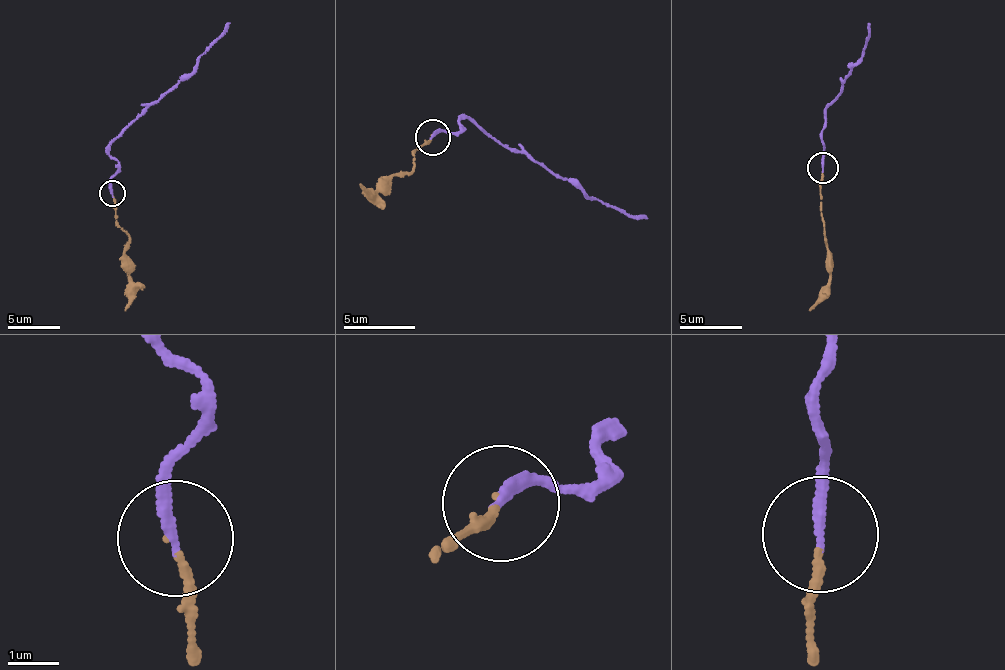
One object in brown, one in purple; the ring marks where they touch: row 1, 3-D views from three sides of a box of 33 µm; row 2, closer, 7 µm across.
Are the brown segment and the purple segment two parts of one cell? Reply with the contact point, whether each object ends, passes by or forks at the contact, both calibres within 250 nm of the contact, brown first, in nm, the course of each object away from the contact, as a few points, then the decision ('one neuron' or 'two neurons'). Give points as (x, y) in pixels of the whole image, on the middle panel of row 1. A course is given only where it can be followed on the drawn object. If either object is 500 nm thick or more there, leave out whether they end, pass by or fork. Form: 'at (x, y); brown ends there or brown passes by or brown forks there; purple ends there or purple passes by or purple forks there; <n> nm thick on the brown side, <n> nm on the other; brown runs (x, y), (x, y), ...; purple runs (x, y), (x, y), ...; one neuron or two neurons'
at (432, 137); brown ends there; purple ends there; 130 nm thick on the brown side, 190 nm on the other; brown runs (430, 134), (412, 151), (412, 173), (394, 174), (365, 197), (359, 184); purple runs (433, 138), (444, 130), (464, 130), (458, 121), (468, 119), (585, 192), (636, 217), (647, 217); one neuron

